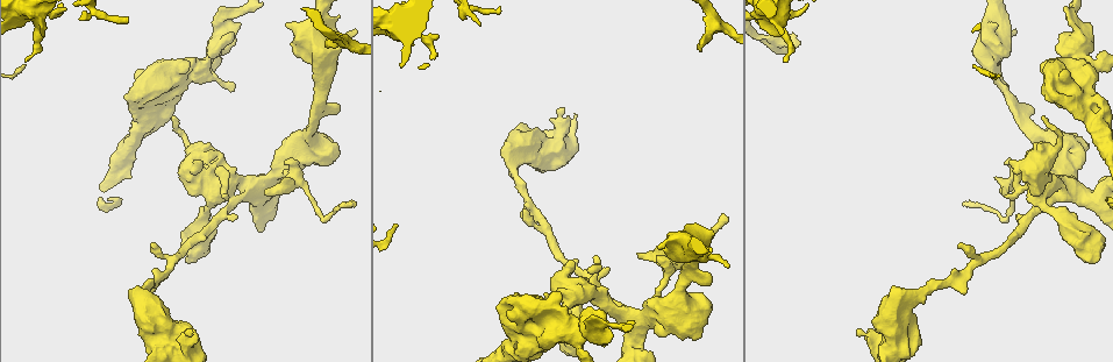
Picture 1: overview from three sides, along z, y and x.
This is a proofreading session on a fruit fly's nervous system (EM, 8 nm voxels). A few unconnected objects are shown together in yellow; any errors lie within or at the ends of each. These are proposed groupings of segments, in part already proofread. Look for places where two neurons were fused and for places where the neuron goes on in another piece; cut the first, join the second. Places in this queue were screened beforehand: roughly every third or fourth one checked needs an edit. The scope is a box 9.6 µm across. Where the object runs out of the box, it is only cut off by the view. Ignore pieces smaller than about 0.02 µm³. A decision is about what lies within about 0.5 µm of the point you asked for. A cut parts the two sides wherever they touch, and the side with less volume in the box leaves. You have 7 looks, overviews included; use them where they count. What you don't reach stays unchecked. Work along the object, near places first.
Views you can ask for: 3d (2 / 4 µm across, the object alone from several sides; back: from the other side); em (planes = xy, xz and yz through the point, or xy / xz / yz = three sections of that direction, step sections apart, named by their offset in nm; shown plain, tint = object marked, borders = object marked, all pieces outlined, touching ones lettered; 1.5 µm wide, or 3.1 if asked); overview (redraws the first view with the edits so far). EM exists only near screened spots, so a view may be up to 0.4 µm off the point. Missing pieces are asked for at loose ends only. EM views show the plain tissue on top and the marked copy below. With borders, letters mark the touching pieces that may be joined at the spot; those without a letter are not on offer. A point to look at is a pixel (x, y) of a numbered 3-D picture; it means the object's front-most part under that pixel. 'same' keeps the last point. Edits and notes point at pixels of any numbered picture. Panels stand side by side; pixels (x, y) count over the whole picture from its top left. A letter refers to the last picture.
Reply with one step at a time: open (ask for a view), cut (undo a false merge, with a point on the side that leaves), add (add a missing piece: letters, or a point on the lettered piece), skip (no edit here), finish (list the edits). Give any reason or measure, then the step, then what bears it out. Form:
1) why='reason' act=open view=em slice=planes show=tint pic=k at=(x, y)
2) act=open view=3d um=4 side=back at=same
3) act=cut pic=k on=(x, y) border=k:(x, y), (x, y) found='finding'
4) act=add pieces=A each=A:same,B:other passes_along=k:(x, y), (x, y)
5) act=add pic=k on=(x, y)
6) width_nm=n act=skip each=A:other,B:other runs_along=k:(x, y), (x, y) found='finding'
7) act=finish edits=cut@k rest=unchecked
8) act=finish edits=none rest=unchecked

why='an open end' act=open view=em slice=planes show=borders pic=1 at=(327, 45)

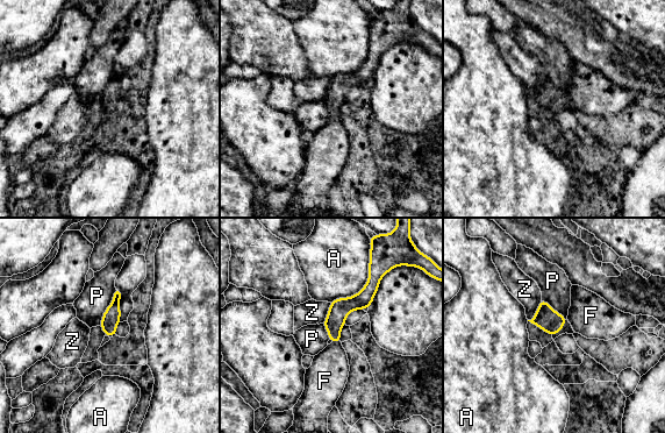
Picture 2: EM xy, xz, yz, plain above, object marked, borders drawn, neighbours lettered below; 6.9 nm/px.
act=add pic=2 on=(327, 376) each=A:other,F:same,P:other,Z:other found='the neuron continues'

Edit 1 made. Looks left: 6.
why='branch stops here' act=open view=3d um=2 pic=1 at=(1043, 116)

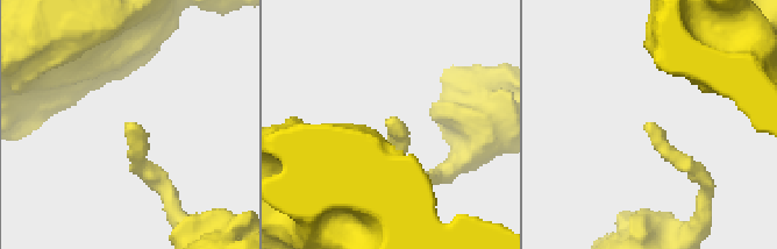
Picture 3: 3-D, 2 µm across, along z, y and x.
why='shape alone is not enough' act=open view=em slice=planes show=borders pic=3 at=(393, 119)

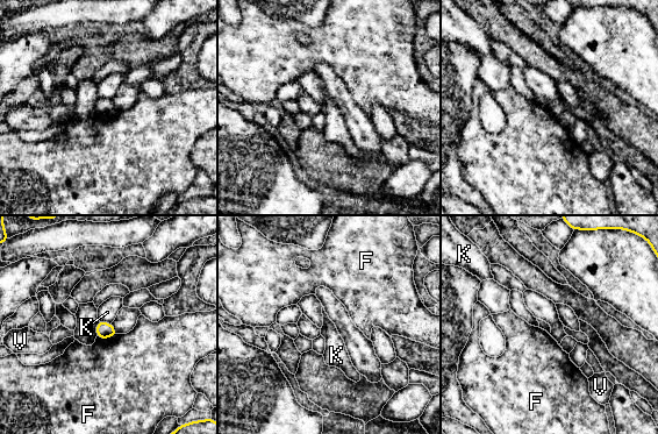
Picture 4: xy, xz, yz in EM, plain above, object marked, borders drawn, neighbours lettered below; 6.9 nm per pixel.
act=skip each=F:other,K:other,V:other border=4:(117, 334), (111, 338), (97, 336) found='none of them fits'

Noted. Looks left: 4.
why='an open end' act=open view=3d um=4 pic=1 at=(957, 246)

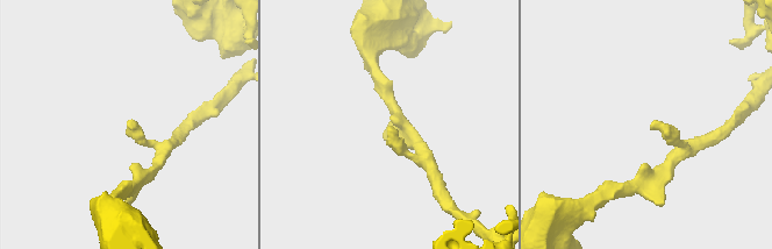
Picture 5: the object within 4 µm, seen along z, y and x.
act=open view=em slice=xy step=8 show=borders pic=5 at=(389, 129)

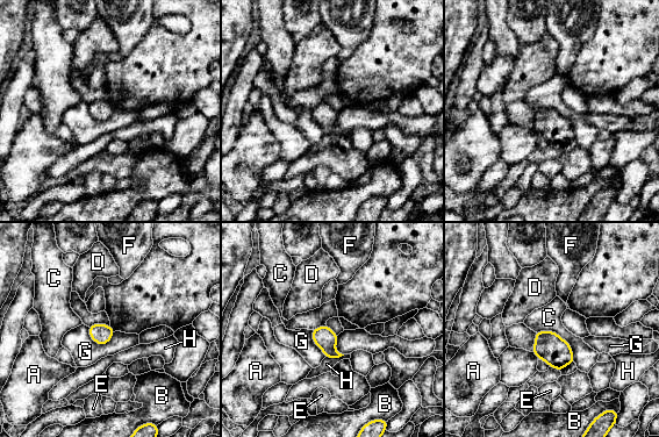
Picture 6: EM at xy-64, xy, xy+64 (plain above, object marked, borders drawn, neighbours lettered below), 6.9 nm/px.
width_nm=140 act=skip each=A:other,B:other,C:other,D:other,E:other,F:other,G:other,H:other border=6:(87, 327), (100, 344), (115, 331) found='no lettered piece goes on from it'

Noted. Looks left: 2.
act=finish edits=add@2 rest=unchecked

